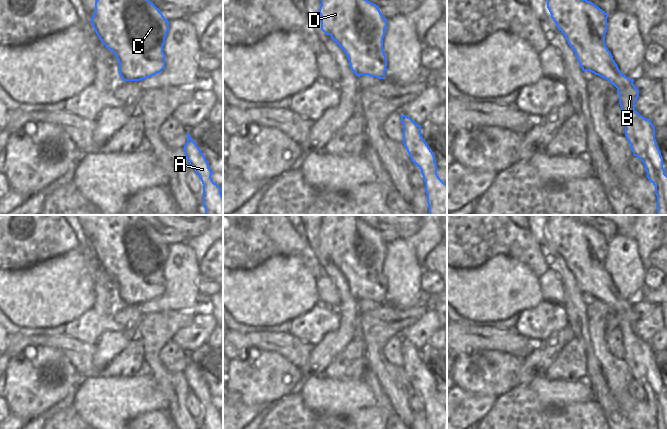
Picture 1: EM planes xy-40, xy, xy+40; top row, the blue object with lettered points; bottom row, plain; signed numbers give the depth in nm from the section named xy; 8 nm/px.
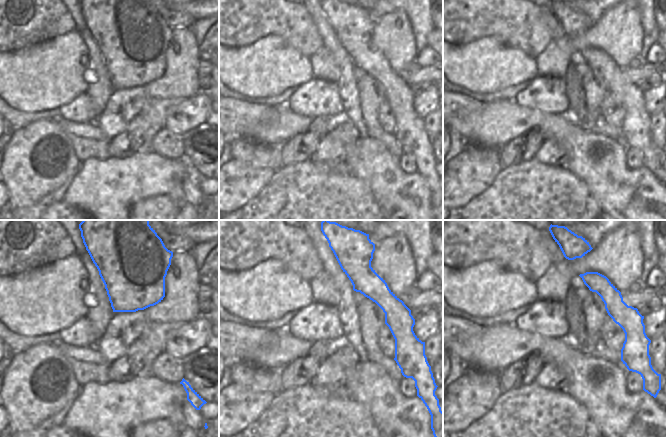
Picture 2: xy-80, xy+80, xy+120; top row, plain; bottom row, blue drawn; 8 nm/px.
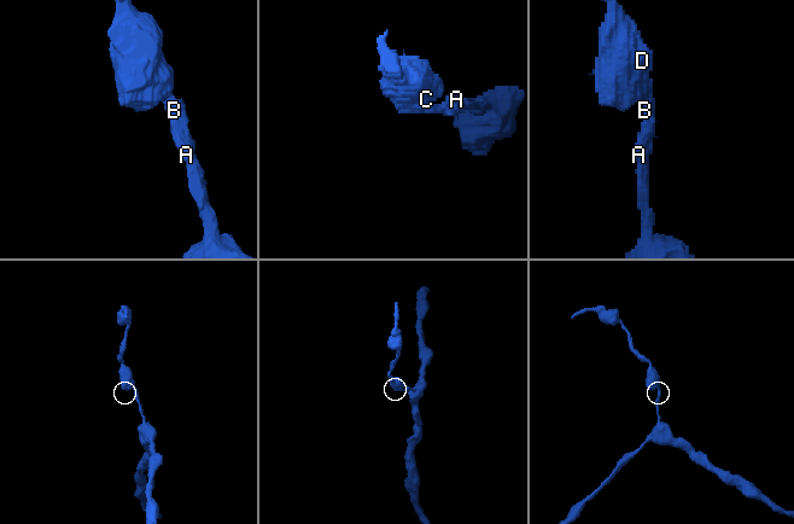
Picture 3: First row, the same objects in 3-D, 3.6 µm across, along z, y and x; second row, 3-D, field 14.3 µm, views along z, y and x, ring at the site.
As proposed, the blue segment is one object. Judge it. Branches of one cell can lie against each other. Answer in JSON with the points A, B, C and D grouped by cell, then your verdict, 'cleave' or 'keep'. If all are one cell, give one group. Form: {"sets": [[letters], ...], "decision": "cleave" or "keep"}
{"sets": [["A", "B", "C", "D"]], "decision": "keep"}

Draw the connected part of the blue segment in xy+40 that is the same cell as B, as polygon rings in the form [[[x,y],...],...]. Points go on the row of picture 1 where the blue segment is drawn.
[[[547,0],[547,8],[559,31],[565,36],[569,46],[583,71],[590,71],[608,80],[617,88],[619,104],[623,112],[625,136],[633,155],[644,164],[647,178],[655,186],[657,196],[657,215],[667,215],[667,175],[663,168],[663,158],[655,140],[655,127],[651,119],[646,119],[635,110],[639,90],[633,84],[634,79],[626,77],[613,60],[605,44],[608,14],[588,0]]]

